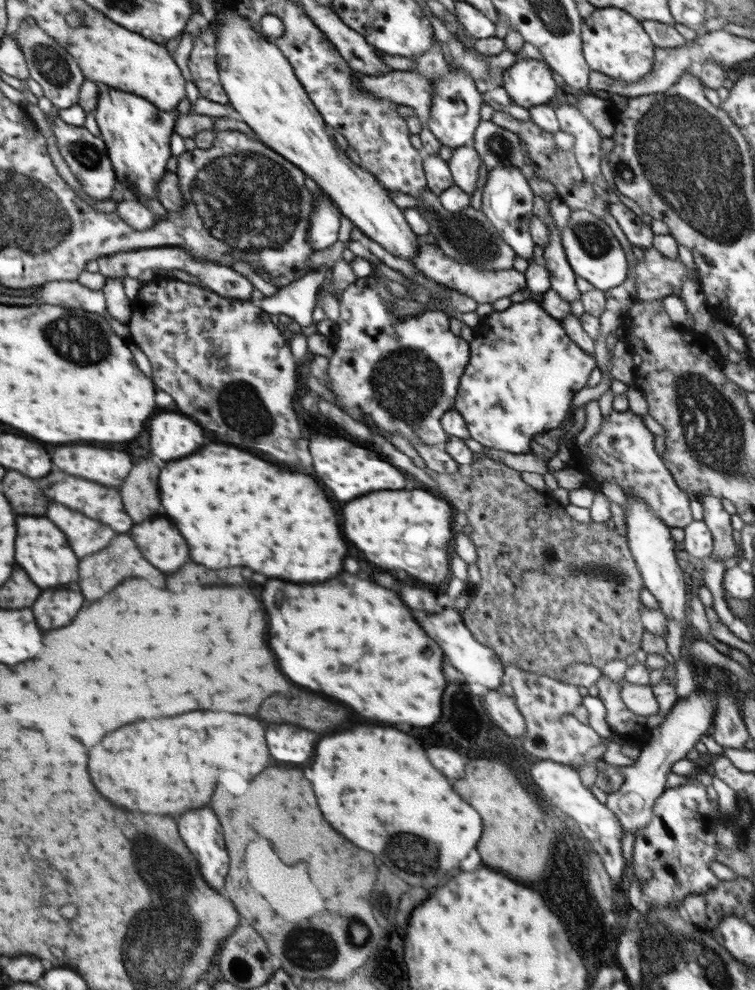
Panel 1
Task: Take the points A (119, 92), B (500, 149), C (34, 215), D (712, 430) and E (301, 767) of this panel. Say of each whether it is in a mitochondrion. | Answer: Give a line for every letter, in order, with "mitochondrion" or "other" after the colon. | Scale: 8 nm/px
A: other
B: mitochondrion
C: mitochondrion
D: mitochondrion
E: other

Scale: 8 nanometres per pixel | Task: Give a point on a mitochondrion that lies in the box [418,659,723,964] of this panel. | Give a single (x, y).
(581, 916)

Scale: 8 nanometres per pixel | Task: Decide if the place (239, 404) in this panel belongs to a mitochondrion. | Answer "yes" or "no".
yes

